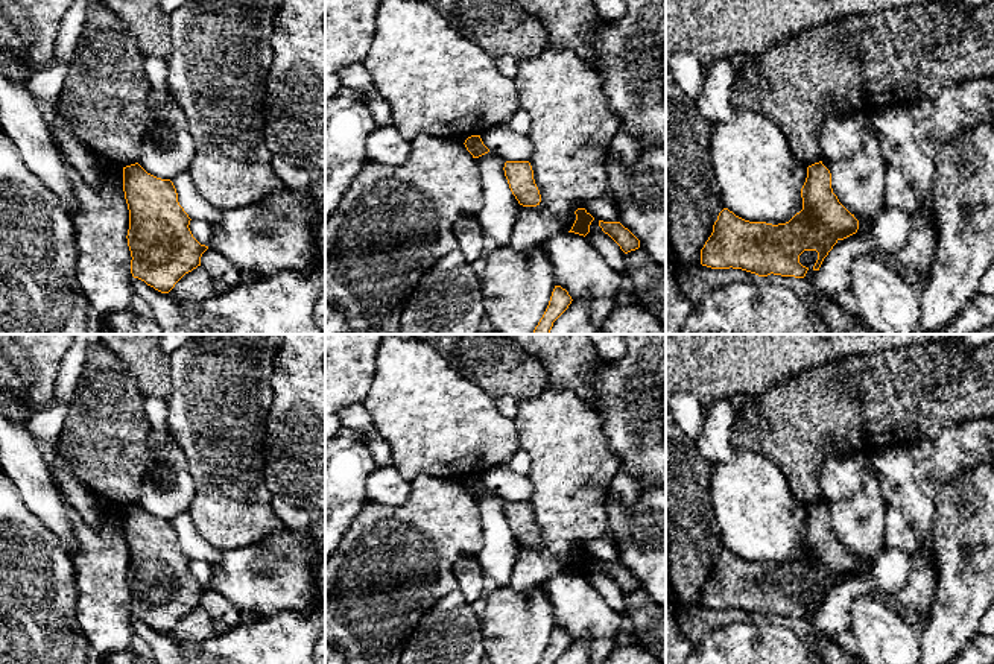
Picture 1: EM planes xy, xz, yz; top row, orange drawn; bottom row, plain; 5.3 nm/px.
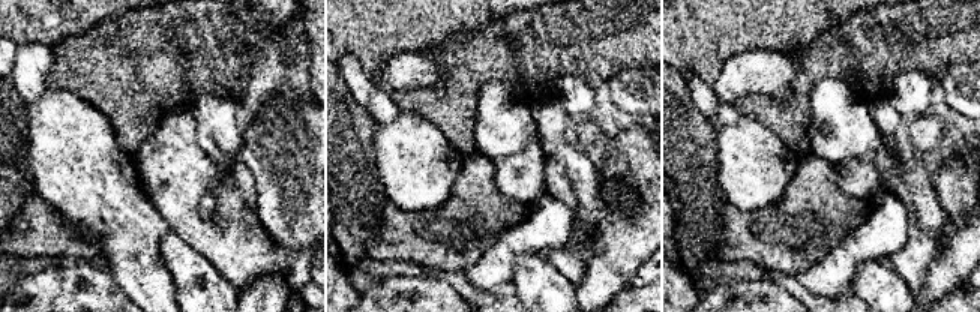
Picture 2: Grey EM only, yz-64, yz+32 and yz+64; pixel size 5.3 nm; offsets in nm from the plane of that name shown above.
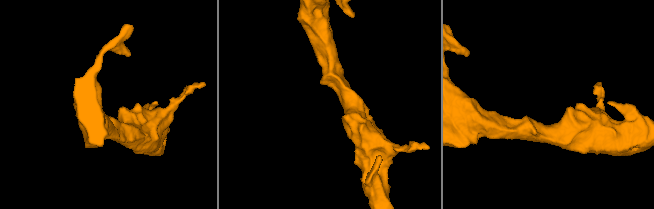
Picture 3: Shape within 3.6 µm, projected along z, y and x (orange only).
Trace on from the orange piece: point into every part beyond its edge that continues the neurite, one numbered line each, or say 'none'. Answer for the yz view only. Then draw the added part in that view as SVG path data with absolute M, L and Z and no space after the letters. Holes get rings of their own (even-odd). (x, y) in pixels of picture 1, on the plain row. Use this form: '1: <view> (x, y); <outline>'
none

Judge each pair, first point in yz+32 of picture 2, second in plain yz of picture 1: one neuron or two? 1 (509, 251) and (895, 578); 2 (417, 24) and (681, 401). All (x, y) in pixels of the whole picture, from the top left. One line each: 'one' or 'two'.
1: one
2: two

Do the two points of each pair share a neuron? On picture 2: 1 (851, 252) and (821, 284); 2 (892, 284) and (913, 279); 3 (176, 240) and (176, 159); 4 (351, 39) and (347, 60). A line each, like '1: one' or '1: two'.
1: one
2: two
3: two
4: two

